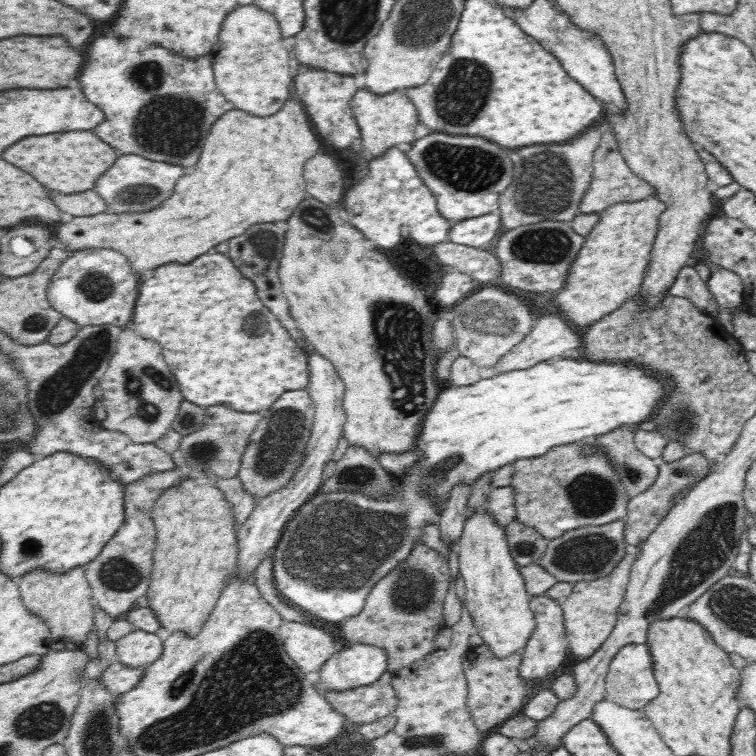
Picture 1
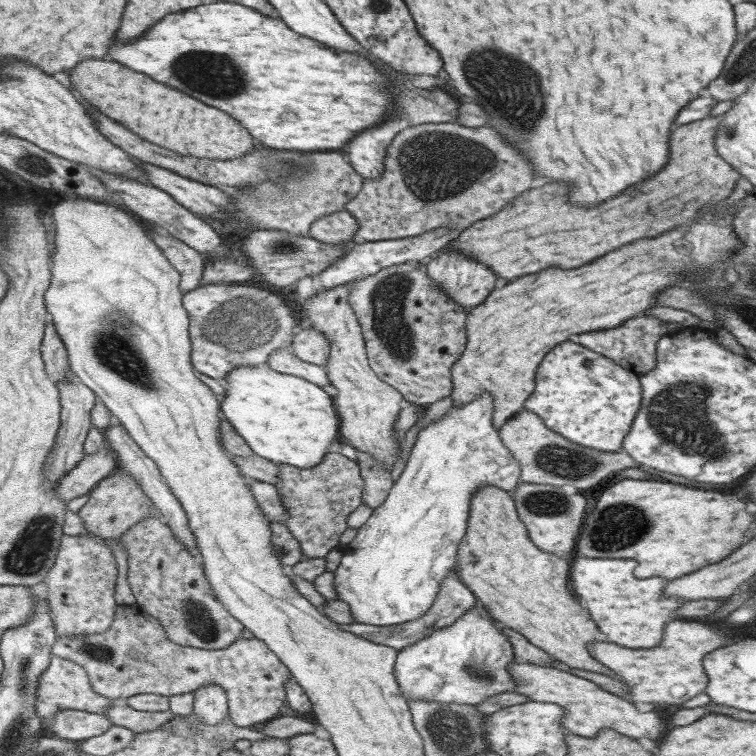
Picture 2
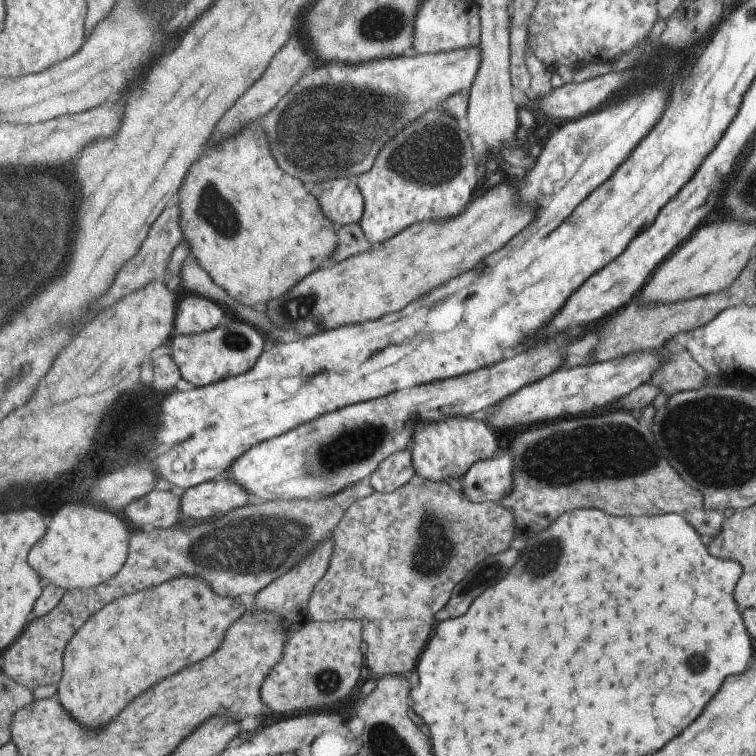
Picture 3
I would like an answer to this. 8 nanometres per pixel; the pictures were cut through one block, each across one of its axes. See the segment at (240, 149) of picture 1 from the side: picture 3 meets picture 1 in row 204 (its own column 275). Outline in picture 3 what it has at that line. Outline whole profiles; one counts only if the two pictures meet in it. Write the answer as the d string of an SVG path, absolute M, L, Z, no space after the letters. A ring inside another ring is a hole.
M255 122L251 126L247 126L245 130L241 130L237 136L229 136L223 144L217 144L217 148L207 148L205 154L201 156L201 160L197 160L197 164L193 164L183 188L181 188L181 194L179 194L179 206L181 206L181 226L183 226L183 234L185 234L185 242L189 244L191 248L191 256L213 276L213 280L229 292L229 296L233 298L233 302L237 304L243 304L243 306L259 306L263 302L263 306L267 306L267 302L271 298L281 298L281 294L287 294L291 292L297 284L301 284L301 280L305 280L307 276L311 276L313 272L317 272L321 266L327 266L327 260L333 256L333 252L337 250L339 246L339 236L337 236L337 226L333 220L329 220L323 212L323 206L321 206L321 200L309 190L309 186L285 172L281 168L281 164L277 162L277 158L273 156L273 148L271 148L271 142L269 142L269 132L263 124Z

